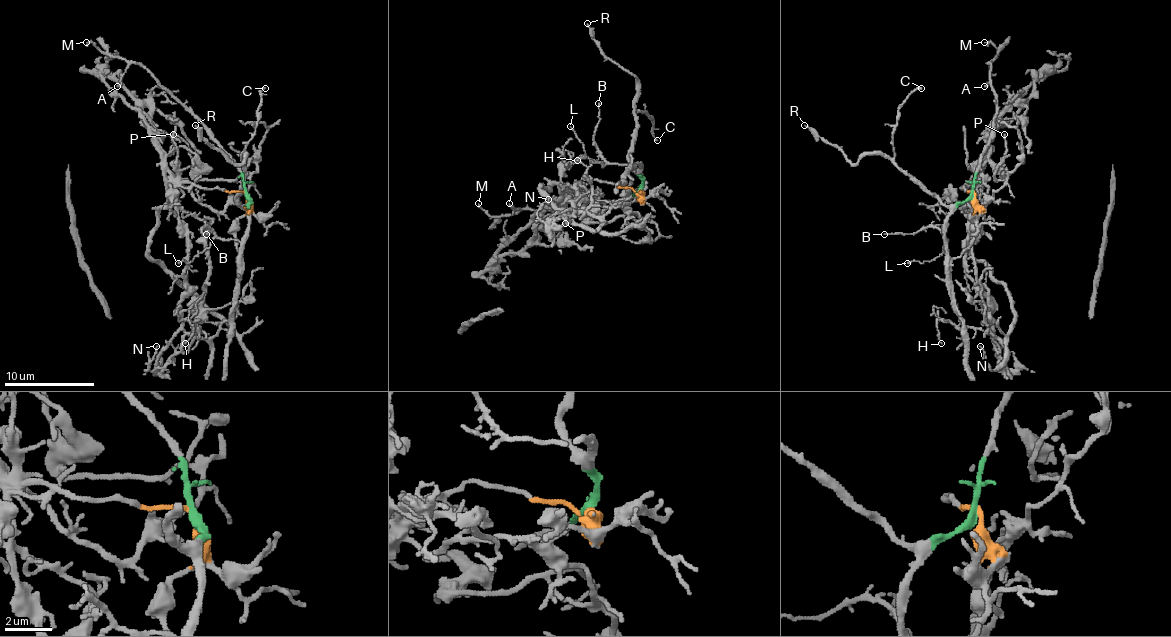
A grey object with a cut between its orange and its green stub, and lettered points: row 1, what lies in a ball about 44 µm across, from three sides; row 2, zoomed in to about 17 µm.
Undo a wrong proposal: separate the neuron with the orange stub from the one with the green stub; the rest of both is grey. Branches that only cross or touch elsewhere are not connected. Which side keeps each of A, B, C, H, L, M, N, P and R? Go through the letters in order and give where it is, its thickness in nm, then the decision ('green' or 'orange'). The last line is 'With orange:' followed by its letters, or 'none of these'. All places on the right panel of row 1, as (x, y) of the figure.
A: place (984, 86); calibre 110 nm; green
B: place (884, 234); calibre 100 nm; green
C: place (921, 88); calibre 110 nm; green
H: place (941, 343); calibre 110 nm; orange
L: place (907, 263); calibre 100 nm; green
M: place (984, 42); calibre 170 nm; green
N: place (980, 346); calibre 120 nm; orange
P: place (1004, 134); calibre 90 nm; orange
R: place (804, 125); calibre 180 nm; green
With orange: H, N, P

